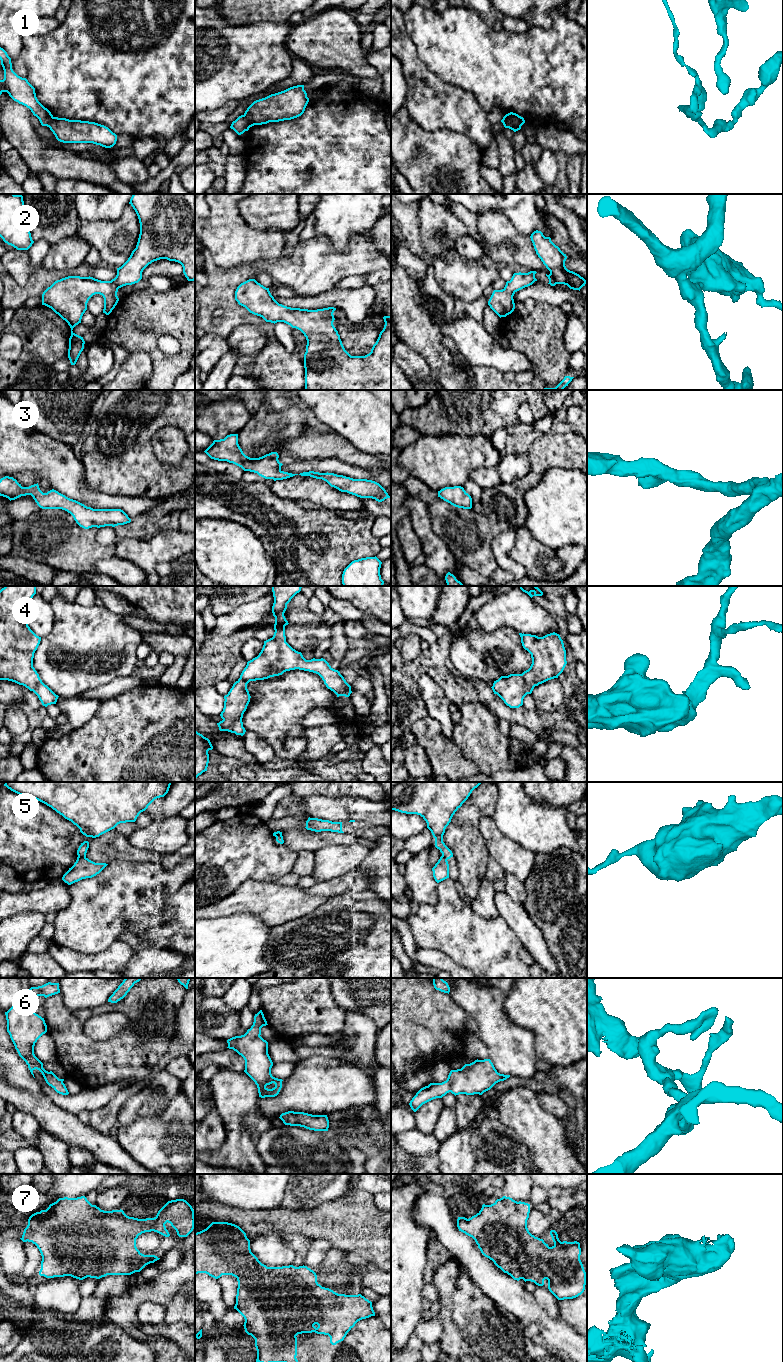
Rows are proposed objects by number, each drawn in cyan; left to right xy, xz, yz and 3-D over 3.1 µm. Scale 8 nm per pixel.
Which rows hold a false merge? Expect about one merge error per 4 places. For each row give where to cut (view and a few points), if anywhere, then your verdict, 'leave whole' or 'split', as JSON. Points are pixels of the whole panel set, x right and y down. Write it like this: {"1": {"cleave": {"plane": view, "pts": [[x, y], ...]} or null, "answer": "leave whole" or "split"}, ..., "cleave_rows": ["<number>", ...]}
{"1": {"cleave": {"plane": "yz", "pts": [[506, 114], [520, 128]]}, "answer": "split"}, "2": {"cleave": null, "answer": "leave whole"}, "3": {"cleave": null, "answer": "leave whole"}, "4": {"cleave": null, "answer": "leave whole"}, "5": {"cleave": {"plane": "xy", "pts": [[78, 855], [85, 857]]}, "answer": "split"}, "6": {"cleave": null, "answer": "leave whole"}, "7": {"cleave": null, "answer": "leave whole"}, "cleave_rows": ["1", "5"]}

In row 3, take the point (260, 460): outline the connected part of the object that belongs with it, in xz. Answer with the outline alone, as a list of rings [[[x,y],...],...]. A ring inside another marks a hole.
[[[238,434],[227,435],[224,439],[214,440],[204,451],[211,459],[227,461],[241,467],[244,471],[257,473],[265,479],[283,480],[298,474],[281,470],[277,452],[271,452],[259,458],[246,456],[238,444]]]

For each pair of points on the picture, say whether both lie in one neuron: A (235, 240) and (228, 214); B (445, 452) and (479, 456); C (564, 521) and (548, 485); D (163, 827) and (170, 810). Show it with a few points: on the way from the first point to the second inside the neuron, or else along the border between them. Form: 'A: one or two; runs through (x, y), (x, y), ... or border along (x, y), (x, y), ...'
A: one; runs through (229, 234), (228, 220)
B: one; runs through (453, 454), (471, 454)
C: one; runs through (564, 512), (564, 501), (557, 494)
D: two; border along (179, 813), (164, 819), (152, 820)

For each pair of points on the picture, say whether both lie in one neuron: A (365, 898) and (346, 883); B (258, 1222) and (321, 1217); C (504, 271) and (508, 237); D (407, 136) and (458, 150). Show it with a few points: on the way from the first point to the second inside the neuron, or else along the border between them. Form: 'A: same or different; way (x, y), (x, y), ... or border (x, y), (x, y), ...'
A: different; border (368, 888), (347, 891), (332, 898)
B: same; way (274, 1221), (305, 1221)
C: different; border (503, 264), (507, 266)
D: same; way (420, 145), (425, 150), (445, 150)

